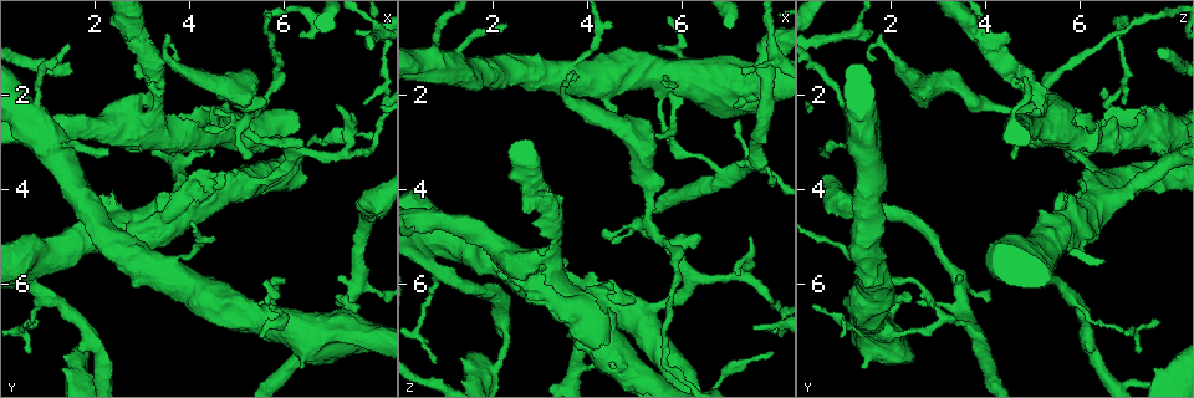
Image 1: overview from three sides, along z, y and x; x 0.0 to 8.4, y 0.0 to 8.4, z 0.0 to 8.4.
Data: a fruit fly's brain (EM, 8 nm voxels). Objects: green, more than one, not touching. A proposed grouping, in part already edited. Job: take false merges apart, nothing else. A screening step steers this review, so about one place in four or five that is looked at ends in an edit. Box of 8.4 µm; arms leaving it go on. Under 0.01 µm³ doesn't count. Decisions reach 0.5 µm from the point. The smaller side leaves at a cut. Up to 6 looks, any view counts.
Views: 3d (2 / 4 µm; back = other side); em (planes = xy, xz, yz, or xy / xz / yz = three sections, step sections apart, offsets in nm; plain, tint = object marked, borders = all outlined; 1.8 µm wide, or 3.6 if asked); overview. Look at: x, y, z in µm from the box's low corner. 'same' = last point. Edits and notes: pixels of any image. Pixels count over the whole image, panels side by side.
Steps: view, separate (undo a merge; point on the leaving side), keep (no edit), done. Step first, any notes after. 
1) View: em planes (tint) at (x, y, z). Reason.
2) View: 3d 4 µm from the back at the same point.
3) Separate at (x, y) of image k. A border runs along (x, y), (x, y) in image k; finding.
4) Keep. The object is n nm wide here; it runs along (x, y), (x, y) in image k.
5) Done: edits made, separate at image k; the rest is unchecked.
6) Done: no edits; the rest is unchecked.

View: em 3.6 µm xy step 4 (tint) at (5.05, 1.75, 2.95). Thick turns thin.

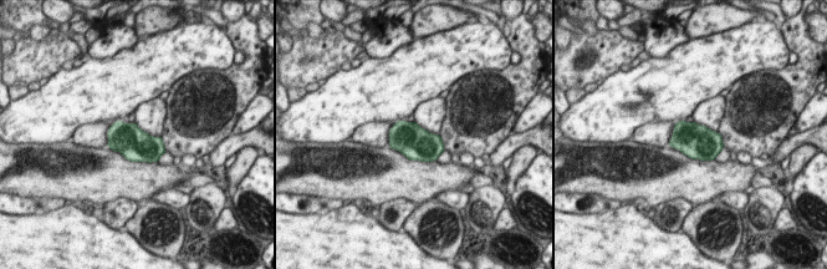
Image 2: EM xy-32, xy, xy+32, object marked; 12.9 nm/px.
View: em 3.6 µm planes (tint) at the same point.

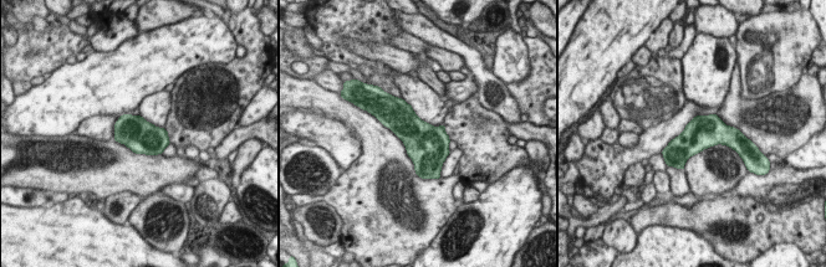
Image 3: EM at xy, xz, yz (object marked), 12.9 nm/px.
Keep. The object is 440 nm wide here; all the same neuron.

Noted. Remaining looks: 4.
View: 3d 2 µm at (1.50, 3.10, 0.95). A narrow waist.

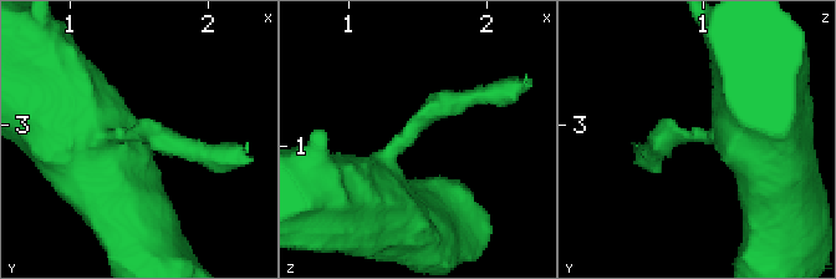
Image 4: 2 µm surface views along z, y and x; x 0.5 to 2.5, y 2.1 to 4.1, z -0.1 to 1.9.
View: em planes (tint) at (1.52, 3.08, 0.90).

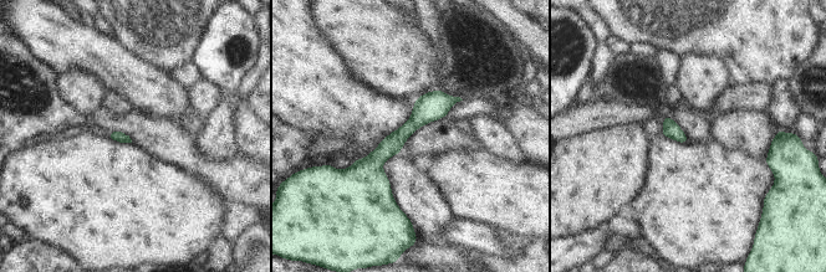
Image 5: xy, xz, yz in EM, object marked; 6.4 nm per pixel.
Keep. It runs along (454, 99), (377, 159), (397, 210) in image 5; one neuron here.

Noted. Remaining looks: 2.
View: 3d 2 µm at (6.80, 6.85, 3.55). Two arms in line, one across.

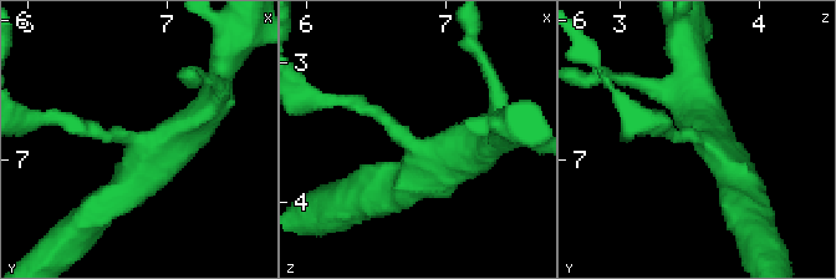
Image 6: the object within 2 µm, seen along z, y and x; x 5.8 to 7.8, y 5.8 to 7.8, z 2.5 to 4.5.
View: em planes (tint) at (6.80, 6.84, 3.56). 3 arms meet here; shape alone is not enough.

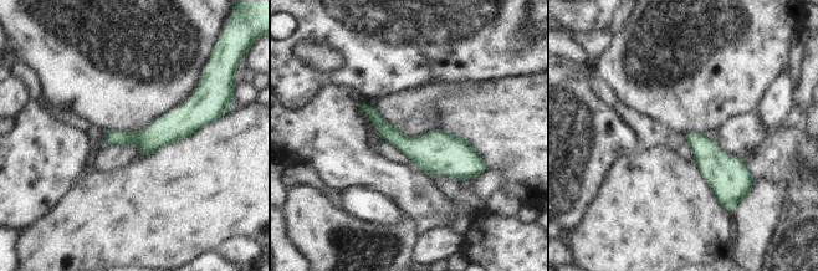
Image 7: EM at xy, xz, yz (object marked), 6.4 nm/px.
Keep. One neuron here.

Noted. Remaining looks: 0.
Done: no edits; the rest is unchecked.

